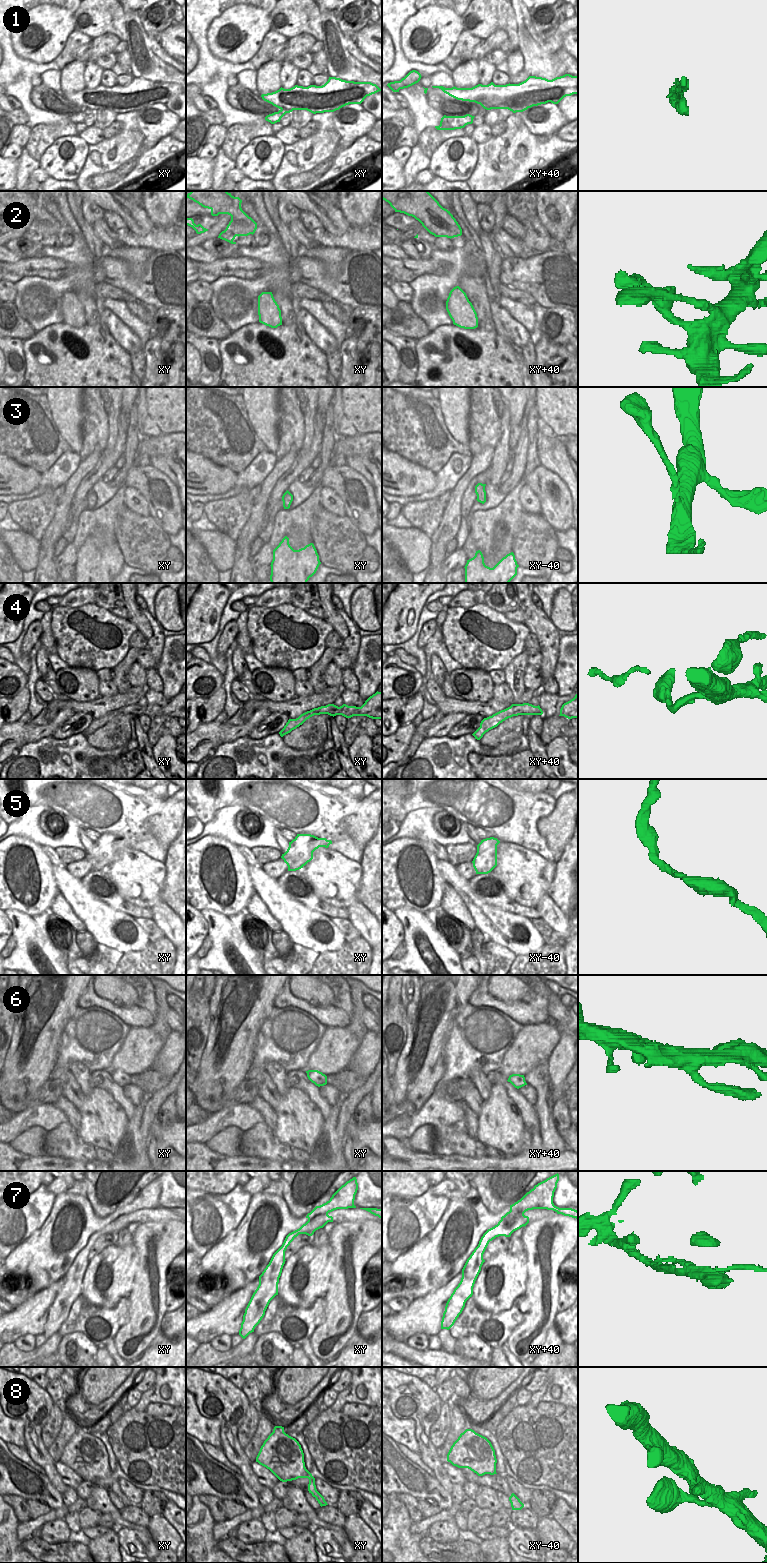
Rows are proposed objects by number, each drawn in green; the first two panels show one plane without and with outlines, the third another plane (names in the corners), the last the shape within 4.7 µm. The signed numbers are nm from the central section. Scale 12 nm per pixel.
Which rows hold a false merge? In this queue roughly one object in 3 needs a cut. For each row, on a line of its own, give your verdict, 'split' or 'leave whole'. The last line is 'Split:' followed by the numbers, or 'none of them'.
1: leave whole
2: leave whole
3: leave whole
4: leave whole
5: leave whole
6: leave whole
7: leave whole
8: leave whole
Split: none of them

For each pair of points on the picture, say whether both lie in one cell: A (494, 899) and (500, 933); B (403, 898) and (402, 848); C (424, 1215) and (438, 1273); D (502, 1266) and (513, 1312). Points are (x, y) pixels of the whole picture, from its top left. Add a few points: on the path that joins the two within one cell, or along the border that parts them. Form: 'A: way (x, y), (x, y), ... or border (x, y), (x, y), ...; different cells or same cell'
A: border (475, 894), (485, 902), (517, 915); different cells
B: way (403, 886), (403, 860); same cell
C: border (442, 1214), (438, 1223), (410, 1248); different cells
D: border (522, 1294), (508, 1309), (494, 1313), (488, 1311); different cells

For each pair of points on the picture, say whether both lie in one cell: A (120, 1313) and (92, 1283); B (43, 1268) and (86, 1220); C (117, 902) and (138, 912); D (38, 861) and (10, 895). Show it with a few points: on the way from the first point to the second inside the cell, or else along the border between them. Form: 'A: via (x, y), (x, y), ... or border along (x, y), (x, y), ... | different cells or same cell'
A: border along (126, 1296), (110, 1308), (100, 1308), (90, 1303) | different cells
B: via (55, 1256), (80, 1231) | same cell
C: via (122, 906), (133, 910) | same cell
D: via (33, 869), (15, 887) | same cell

